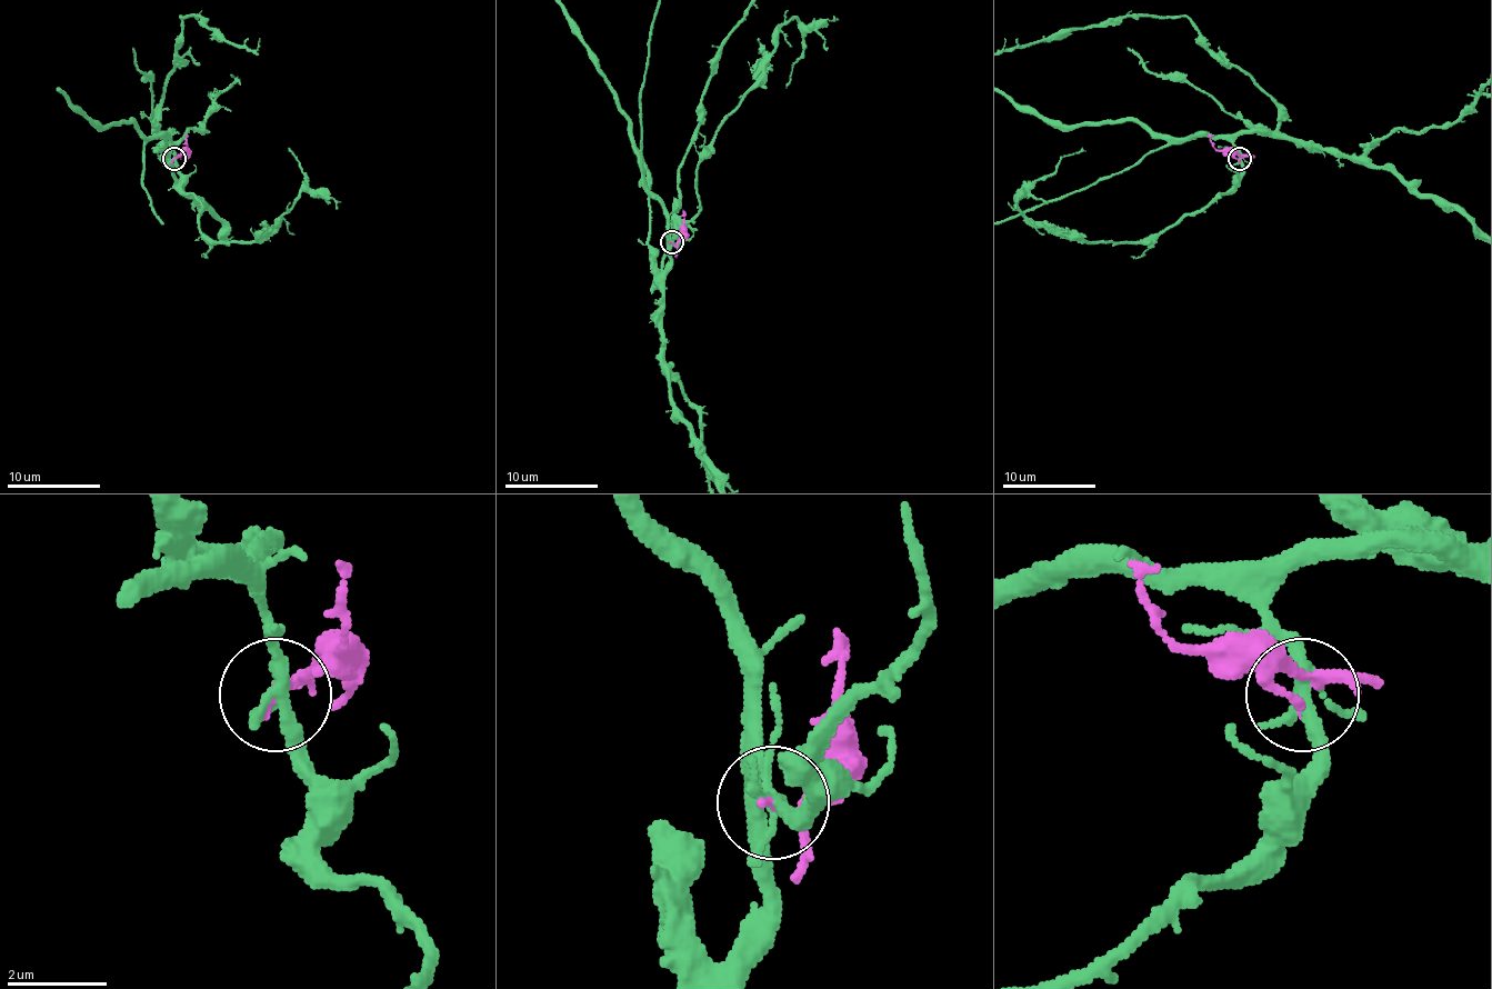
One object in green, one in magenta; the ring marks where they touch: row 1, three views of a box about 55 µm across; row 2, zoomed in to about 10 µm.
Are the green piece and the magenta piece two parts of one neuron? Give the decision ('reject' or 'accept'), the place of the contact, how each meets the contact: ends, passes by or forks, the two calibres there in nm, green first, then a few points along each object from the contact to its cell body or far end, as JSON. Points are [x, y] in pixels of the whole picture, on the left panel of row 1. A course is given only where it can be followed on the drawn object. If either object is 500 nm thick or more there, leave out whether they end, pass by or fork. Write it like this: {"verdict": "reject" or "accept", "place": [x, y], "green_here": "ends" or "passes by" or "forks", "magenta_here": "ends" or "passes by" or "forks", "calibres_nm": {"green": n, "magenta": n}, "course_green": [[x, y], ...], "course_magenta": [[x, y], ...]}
{"verdict": "reject", "place": [173, 159], "green_here": "forks", "magenta_here": "passes by", "calibres_nm": {"green": 240, "magenta": 130}, "course_magenta": [[174, 159], [186, 150], [186, 133]]}

